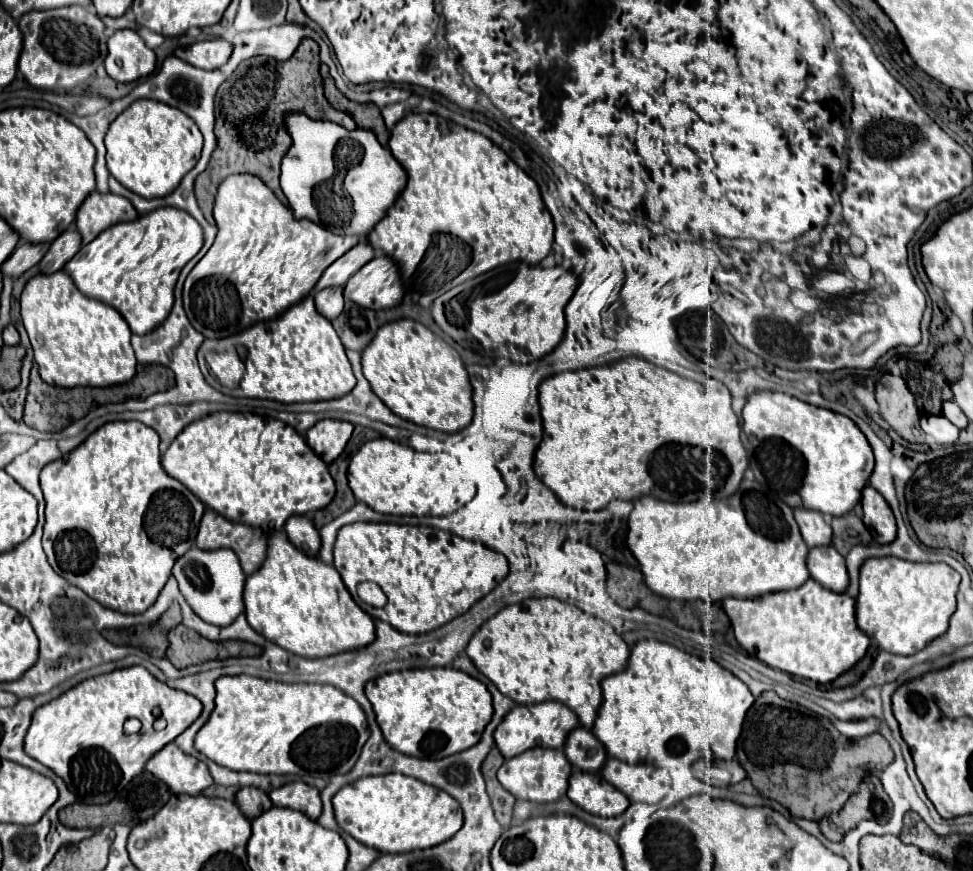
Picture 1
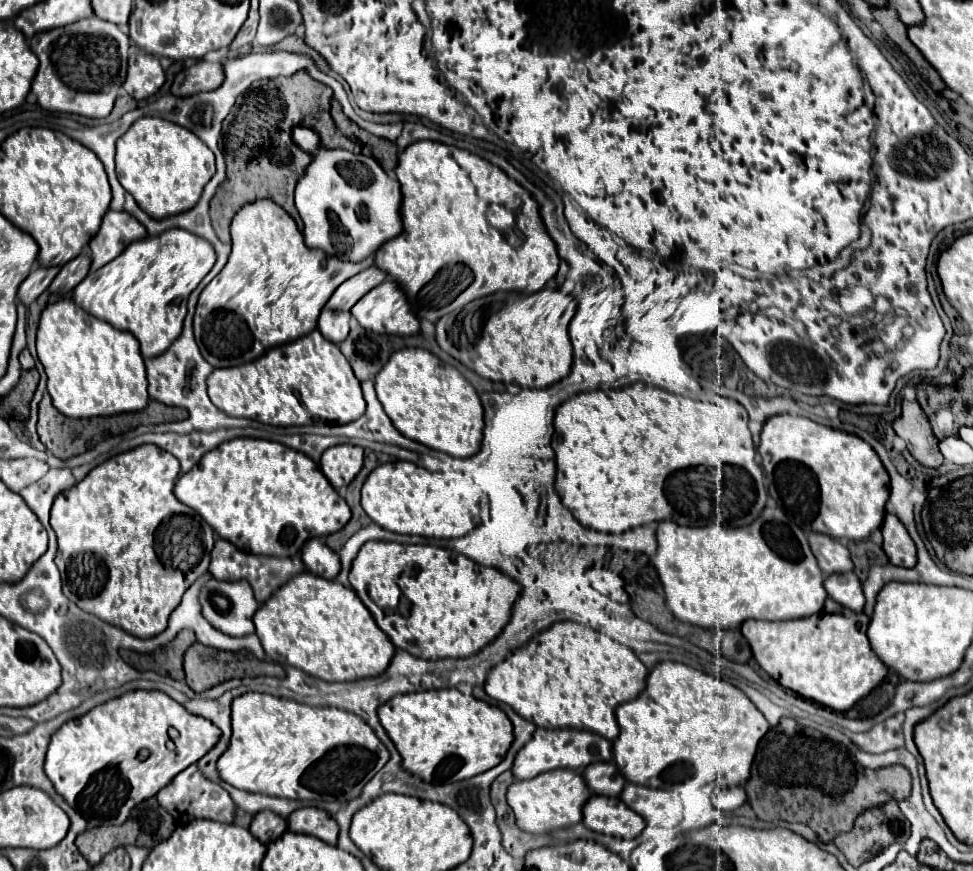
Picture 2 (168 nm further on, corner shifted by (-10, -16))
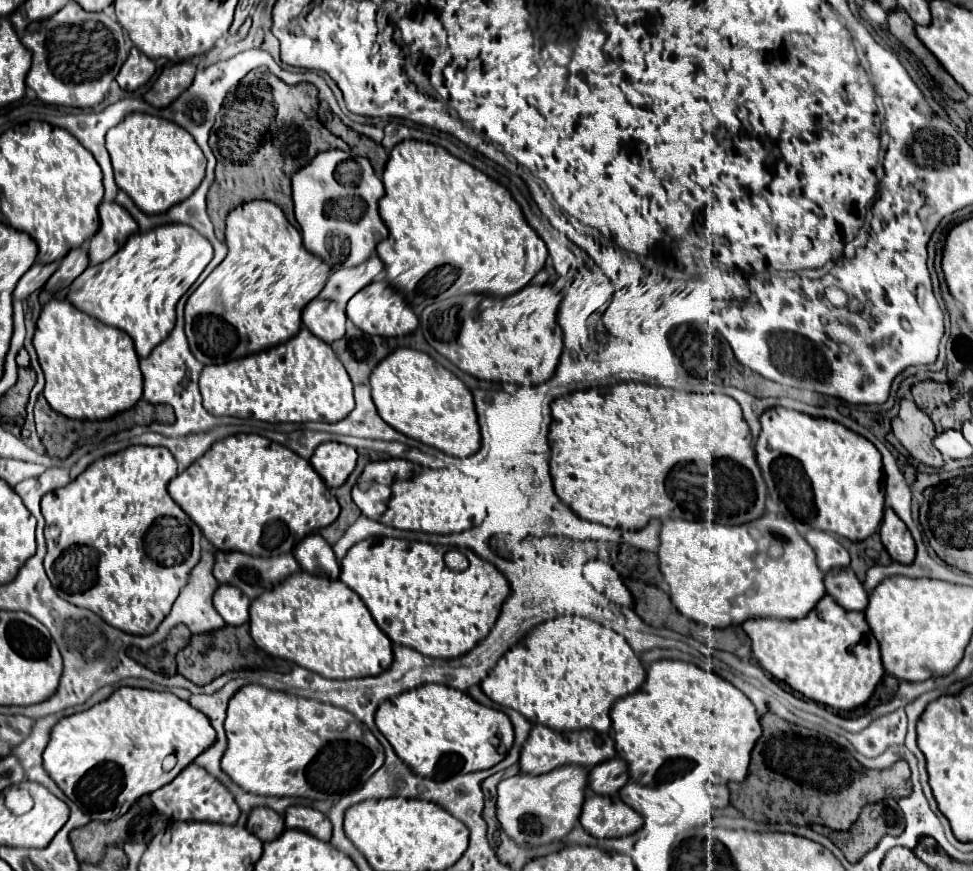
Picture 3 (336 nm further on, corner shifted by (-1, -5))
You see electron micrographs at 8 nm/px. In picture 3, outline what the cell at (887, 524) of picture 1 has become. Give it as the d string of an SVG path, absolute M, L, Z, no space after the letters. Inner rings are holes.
M892 509L884 511L884 519L880 523L880 537L882 537L886 551L890 553L894 561L904 563L904 565L914 561L914 555L916 555L914 539L908 527L904 525L904 521L900 521L900 517L892 513Z

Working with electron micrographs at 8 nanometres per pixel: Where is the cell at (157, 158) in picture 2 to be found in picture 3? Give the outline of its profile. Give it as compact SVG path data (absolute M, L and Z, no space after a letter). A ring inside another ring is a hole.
M130 113L124 117L124 123L106 133L106 149L112 157L116 185L148 215L164 213L184 201L204 179L206 157L194 137L174 121L156 115Z

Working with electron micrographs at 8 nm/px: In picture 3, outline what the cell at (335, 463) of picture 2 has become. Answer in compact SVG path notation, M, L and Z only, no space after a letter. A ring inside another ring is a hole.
M322 443L310 463L328 487L340 487L356 465L356 449L344 443Z

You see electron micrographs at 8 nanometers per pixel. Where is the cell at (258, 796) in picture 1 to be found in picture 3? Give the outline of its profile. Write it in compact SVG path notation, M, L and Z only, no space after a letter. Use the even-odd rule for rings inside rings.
M256 807L252 809L246 827L260 841L272 841L284 831L284 819L268 807Z

